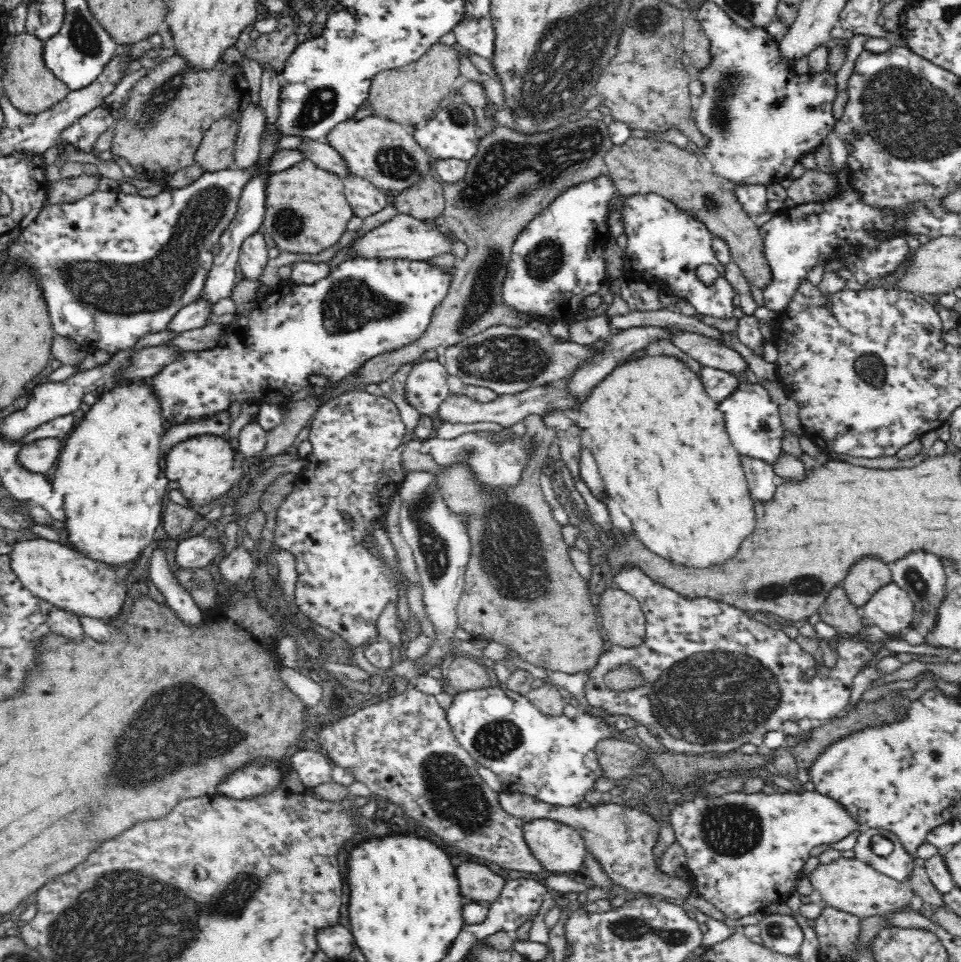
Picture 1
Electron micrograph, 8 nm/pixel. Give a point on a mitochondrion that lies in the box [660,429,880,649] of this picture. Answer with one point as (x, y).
(805, 585)

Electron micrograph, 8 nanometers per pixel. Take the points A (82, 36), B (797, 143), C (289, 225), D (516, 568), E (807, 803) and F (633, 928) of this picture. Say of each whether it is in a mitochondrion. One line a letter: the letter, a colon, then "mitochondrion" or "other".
A: mitochondrion
B: other
C: mitochondrion
D: mitochondrion
E: other
F: mitochondrion

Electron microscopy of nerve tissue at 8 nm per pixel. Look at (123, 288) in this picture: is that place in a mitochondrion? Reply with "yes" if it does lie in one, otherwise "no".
yes

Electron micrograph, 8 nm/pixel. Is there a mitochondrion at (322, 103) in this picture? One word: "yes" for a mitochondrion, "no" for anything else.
yes

